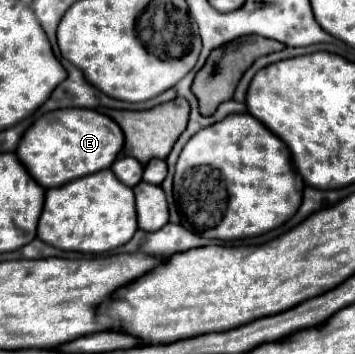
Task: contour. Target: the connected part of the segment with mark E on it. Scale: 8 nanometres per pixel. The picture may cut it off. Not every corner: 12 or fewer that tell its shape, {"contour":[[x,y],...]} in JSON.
{"contour":[[57,109],[17,155],[45,189],[109,169],[123,131],[93,109]]}

